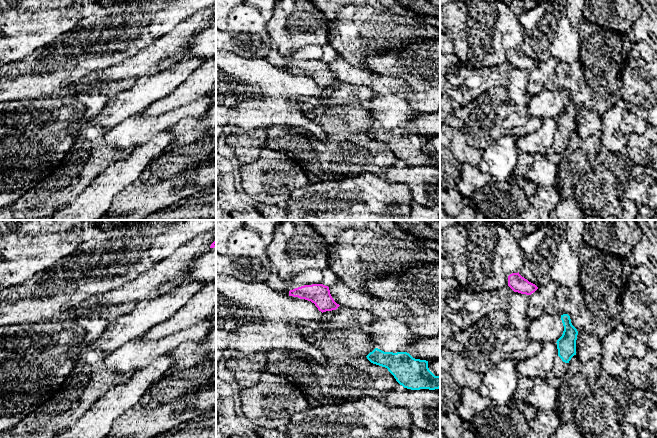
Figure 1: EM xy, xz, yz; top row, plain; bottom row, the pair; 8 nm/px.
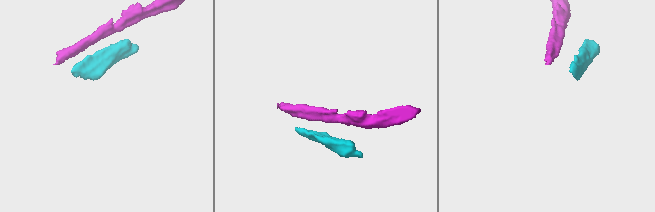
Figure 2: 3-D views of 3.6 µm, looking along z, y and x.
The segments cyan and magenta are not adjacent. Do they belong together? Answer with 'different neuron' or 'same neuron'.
different neuron

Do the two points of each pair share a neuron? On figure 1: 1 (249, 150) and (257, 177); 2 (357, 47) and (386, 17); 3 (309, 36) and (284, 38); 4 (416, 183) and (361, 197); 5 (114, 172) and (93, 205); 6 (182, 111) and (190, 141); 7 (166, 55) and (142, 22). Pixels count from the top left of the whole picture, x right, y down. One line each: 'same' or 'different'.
1: different
2: same
3: same
4: different
5: same
6: different
7: different

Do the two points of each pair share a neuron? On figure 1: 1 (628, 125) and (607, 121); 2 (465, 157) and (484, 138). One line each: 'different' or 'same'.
1: different
2: different

